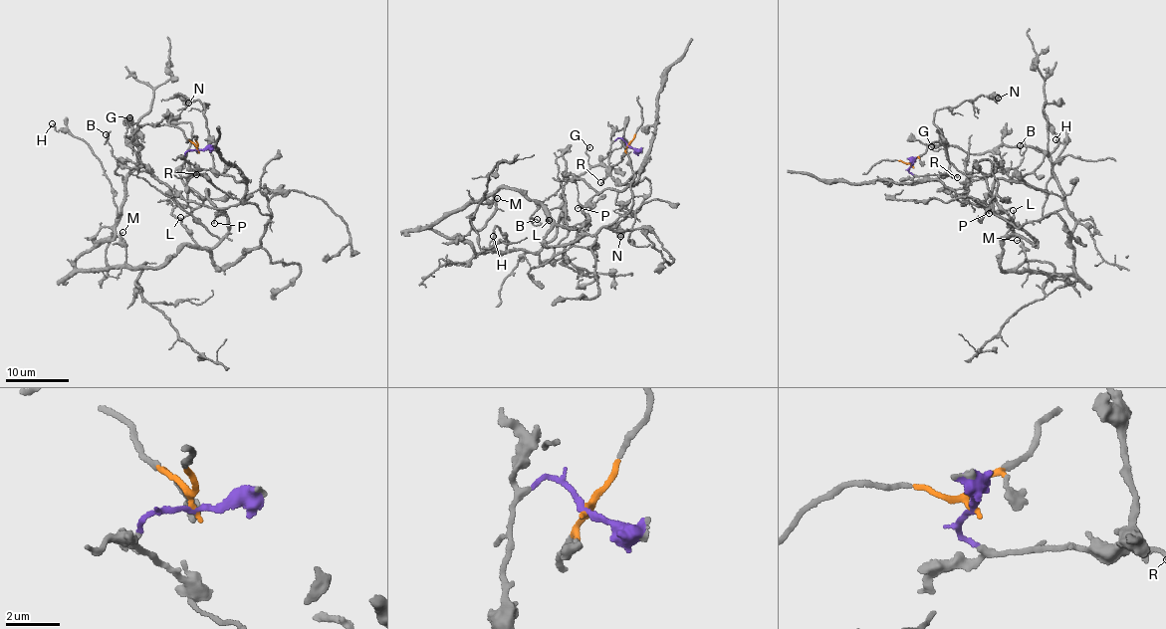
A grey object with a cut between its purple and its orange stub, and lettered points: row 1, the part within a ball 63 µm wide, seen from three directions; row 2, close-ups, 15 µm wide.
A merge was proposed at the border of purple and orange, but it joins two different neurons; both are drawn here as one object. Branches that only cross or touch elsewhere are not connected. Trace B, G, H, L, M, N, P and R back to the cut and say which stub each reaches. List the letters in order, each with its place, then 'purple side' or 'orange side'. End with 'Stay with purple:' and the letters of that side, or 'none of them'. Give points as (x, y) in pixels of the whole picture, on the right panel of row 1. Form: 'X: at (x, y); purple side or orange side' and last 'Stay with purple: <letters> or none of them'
B: at (1020, 145); purple side
G: at (931, 146); orange side
H: at (1055, 139); orange side
L: at (1013, 210); orange side
M: at (1017, 240); orange side
N: at (998, 98); purple side
P: at (989, 213); purple side
R: at (957, 177); purple side
Stay with purple: B, N, P, R

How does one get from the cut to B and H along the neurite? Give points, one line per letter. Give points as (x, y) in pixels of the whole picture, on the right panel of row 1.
B: (912, 165), (918, 175), (947, 171), (932, 179), (966, 205), (968, 184), (1017, 166), (1019, 145)
H: (912, 165), (934, 141), (970, 153), (1032, 146), (1062, 193), (1047, 216), (1066, 145), (1054, 140)

